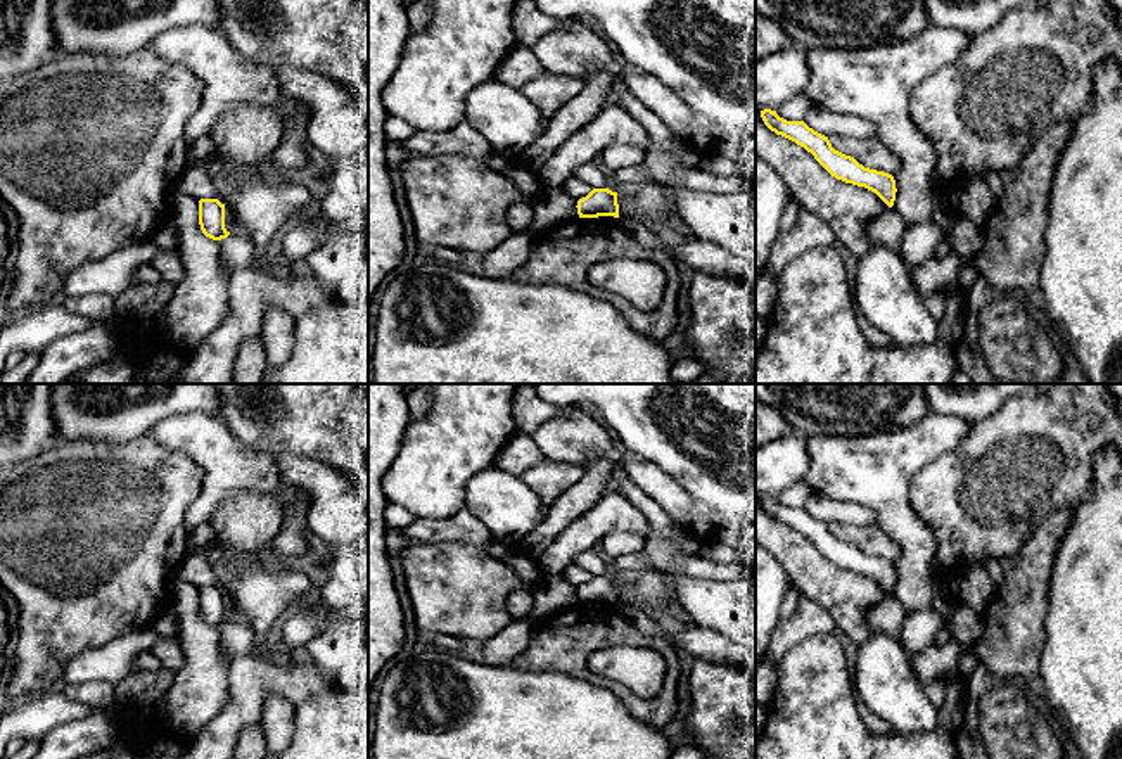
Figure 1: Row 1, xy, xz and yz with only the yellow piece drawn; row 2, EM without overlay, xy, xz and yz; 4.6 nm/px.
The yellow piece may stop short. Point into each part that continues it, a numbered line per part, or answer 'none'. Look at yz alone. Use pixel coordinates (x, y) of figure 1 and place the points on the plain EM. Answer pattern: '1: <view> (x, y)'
none

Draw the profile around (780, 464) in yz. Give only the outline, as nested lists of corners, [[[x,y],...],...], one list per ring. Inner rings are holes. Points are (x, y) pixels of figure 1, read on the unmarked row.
[[[795,431],[755,448],[755,494],[776,498],[802,481],[809,469],[806,437]]]

